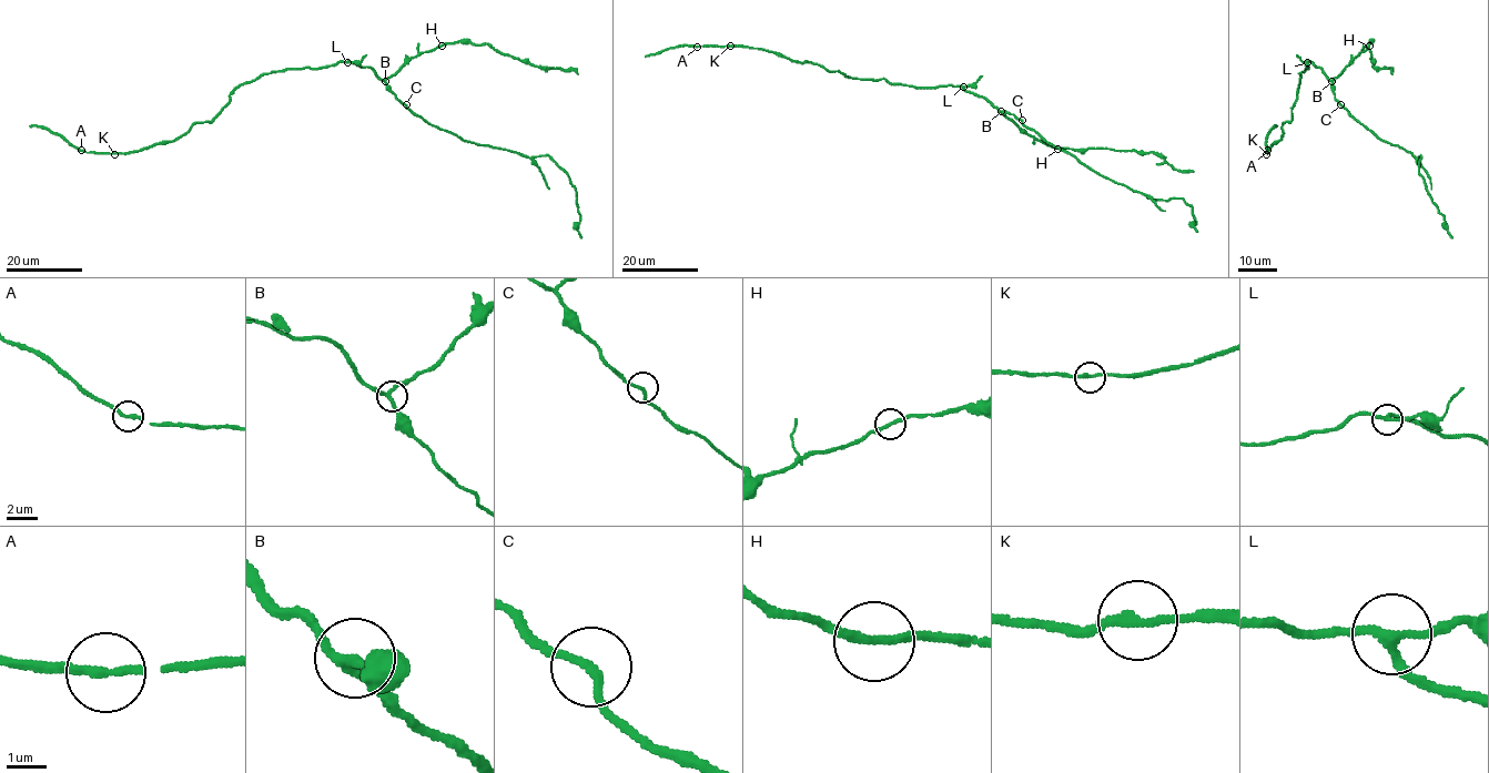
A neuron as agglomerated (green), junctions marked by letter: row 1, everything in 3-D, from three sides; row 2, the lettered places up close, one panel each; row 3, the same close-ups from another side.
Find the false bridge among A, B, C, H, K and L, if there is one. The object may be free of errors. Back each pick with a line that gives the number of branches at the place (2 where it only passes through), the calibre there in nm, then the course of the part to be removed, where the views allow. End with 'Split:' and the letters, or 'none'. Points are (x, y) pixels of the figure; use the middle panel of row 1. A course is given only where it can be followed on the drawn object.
Split: none

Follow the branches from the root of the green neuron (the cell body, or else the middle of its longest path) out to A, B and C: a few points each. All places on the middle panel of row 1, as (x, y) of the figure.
A: (963, 88), (914, 88), (889, 83), (884, 79), (853, 79), (761, 48), (697, 47)
B: (963, 88), (984, 97), (1001, 111)
C: (963, 88), (984, 97), (999, 111), (1021, 120)

